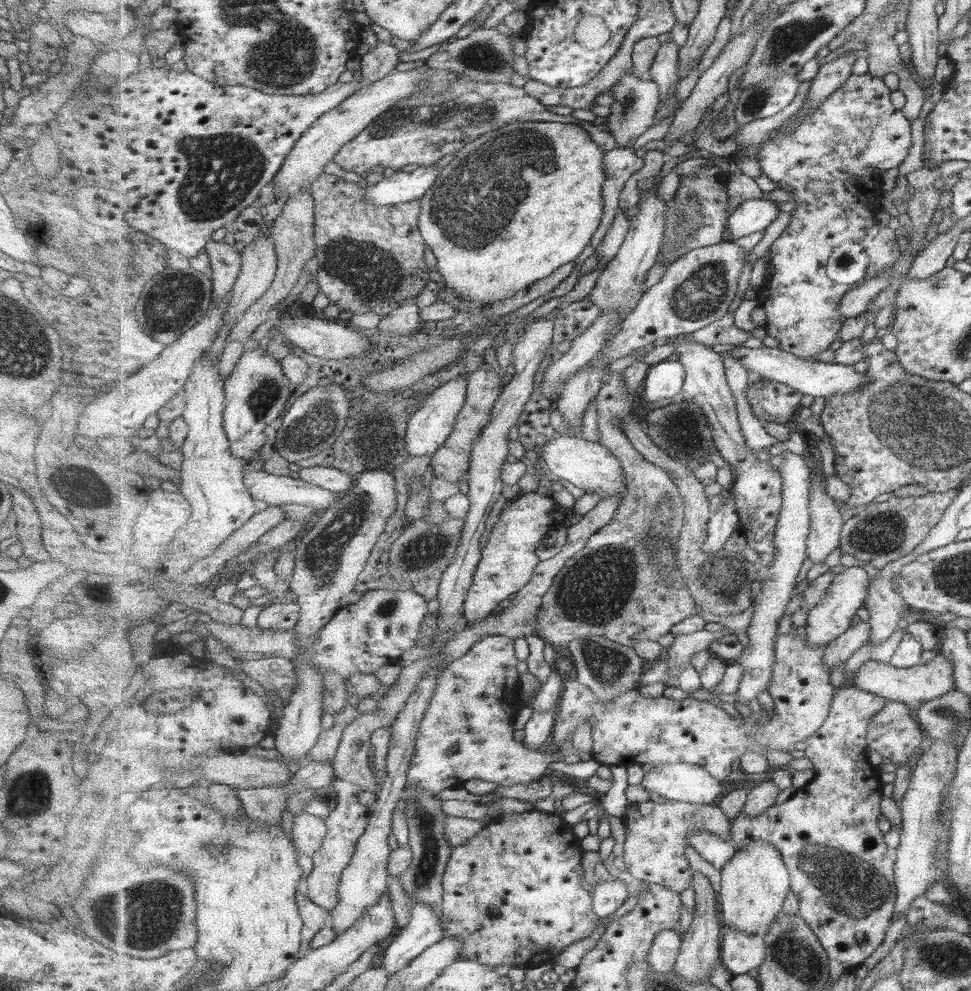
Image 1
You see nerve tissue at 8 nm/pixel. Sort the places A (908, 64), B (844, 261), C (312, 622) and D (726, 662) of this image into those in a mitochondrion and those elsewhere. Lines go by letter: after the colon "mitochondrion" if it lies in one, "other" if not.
A: other
B: other
C: other
D: other

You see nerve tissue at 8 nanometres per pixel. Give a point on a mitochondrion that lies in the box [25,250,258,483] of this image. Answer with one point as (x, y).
(174, 309)

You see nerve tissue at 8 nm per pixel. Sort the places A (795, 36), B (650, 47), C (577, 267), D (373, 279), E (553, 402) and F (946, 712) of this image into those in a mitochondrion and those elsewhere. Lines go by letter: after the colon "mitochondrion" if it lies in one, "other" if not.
A: mitochondrion
B: other
C: other
D: mitochondrion
E: other
F: mitochondrion

